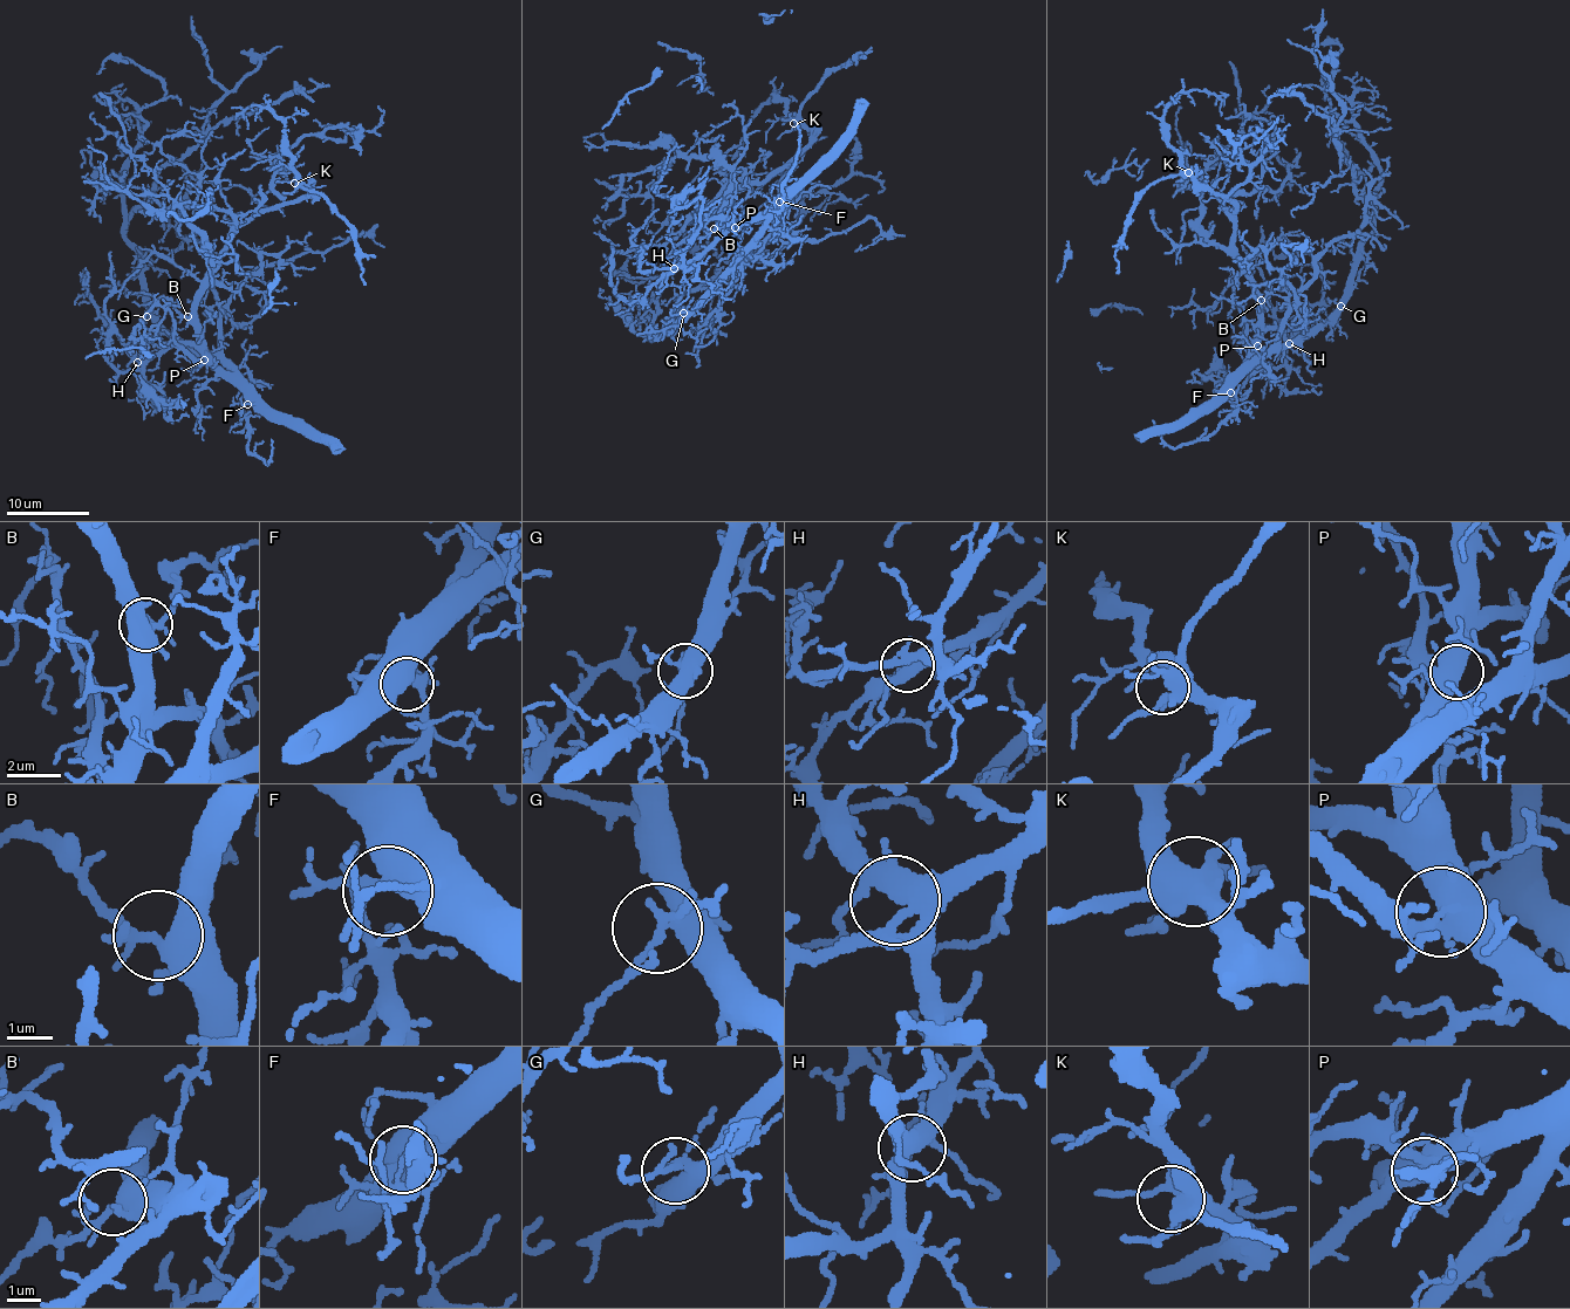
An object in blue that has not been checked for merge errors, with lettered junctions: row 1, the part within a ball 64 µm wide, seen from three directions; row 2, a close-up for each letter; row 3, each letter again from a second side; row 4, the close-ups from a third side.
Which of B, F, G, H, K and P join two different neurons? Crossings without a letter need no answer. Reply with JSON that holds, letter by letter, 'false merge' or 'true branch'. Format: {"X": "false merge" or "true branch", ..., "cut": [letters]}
{"B": "true branch", "F": "true branch", "G": "true branch", "H": "true branch", "K": "true branch", "P": "true branch", "cut": []}

